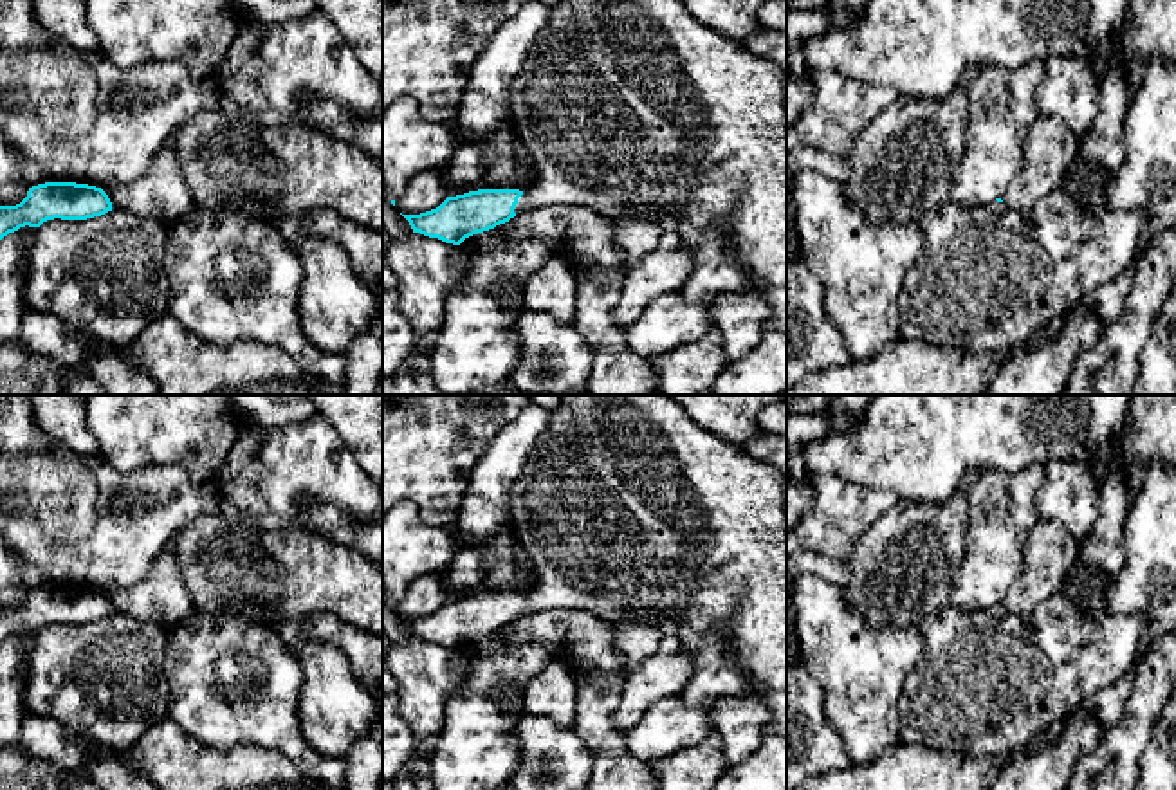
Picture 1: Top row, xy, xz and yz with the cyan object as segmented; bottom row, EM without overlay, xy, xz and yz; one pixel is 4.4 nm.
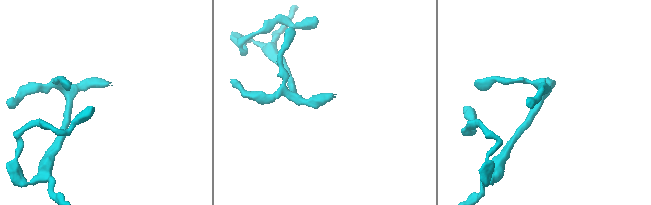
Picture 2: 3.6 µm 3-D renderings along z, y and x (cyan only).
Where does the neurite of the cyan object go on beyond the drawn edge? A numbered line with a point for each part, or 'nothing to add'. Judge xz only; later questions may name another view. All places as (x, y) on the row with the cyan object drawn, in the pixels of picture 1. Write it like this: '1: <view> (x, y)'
1: xz (635, 109)

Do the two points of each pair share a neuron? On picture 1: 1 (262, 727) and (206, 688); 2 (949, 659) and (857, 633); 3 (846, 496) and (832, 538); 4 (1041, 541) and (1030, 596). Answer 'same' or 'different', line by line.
1: same
2: different
3: same
4: same

